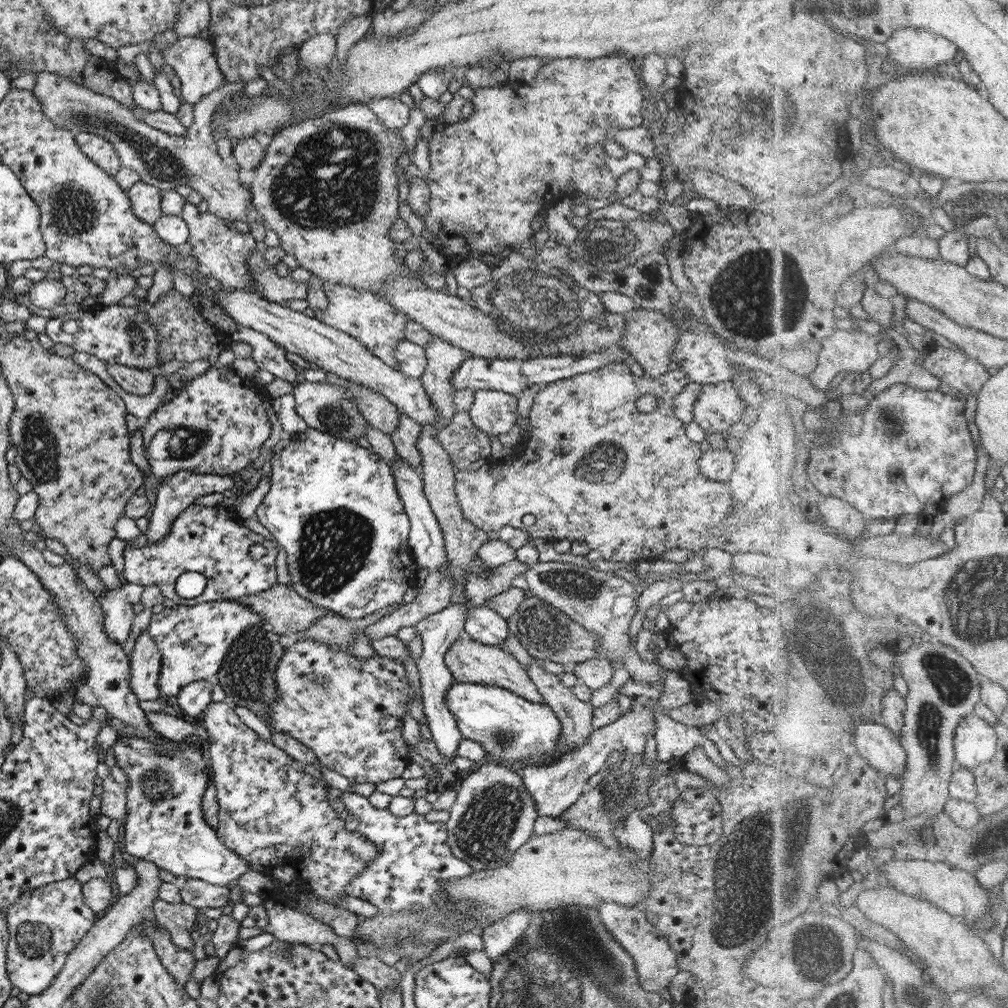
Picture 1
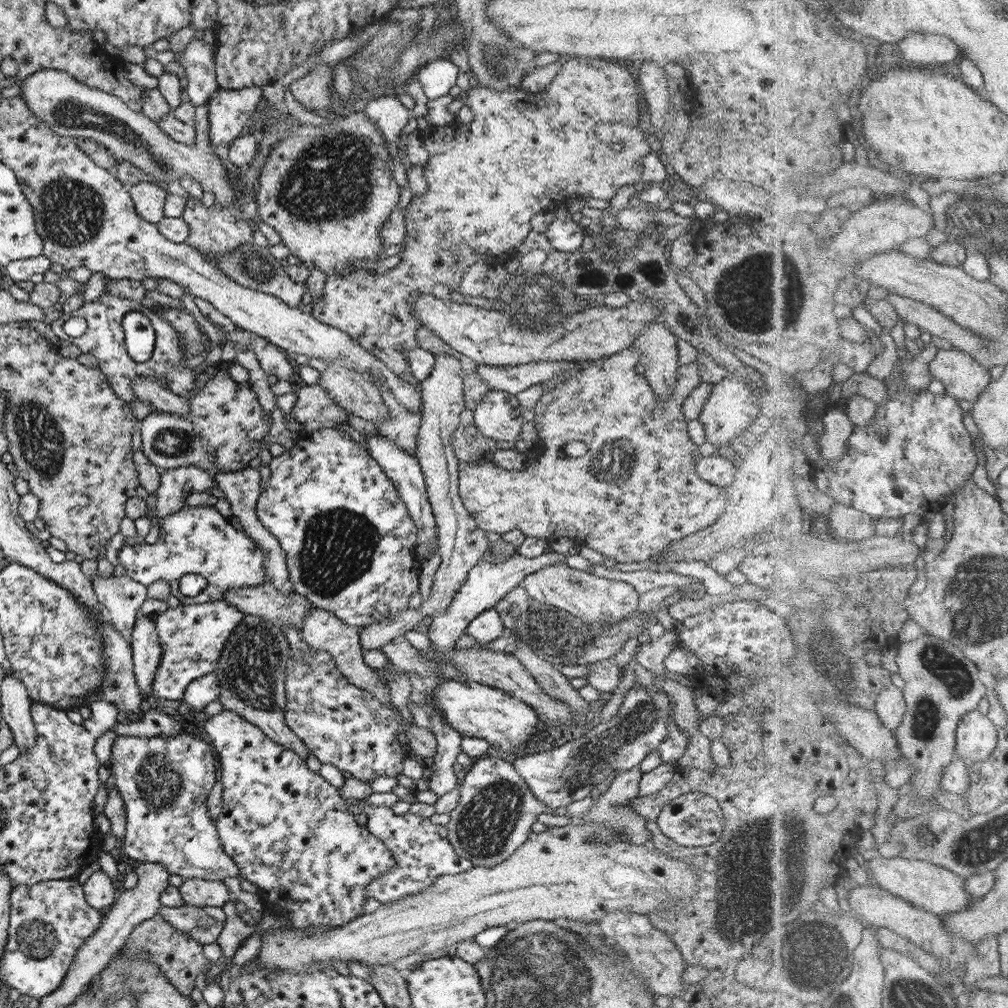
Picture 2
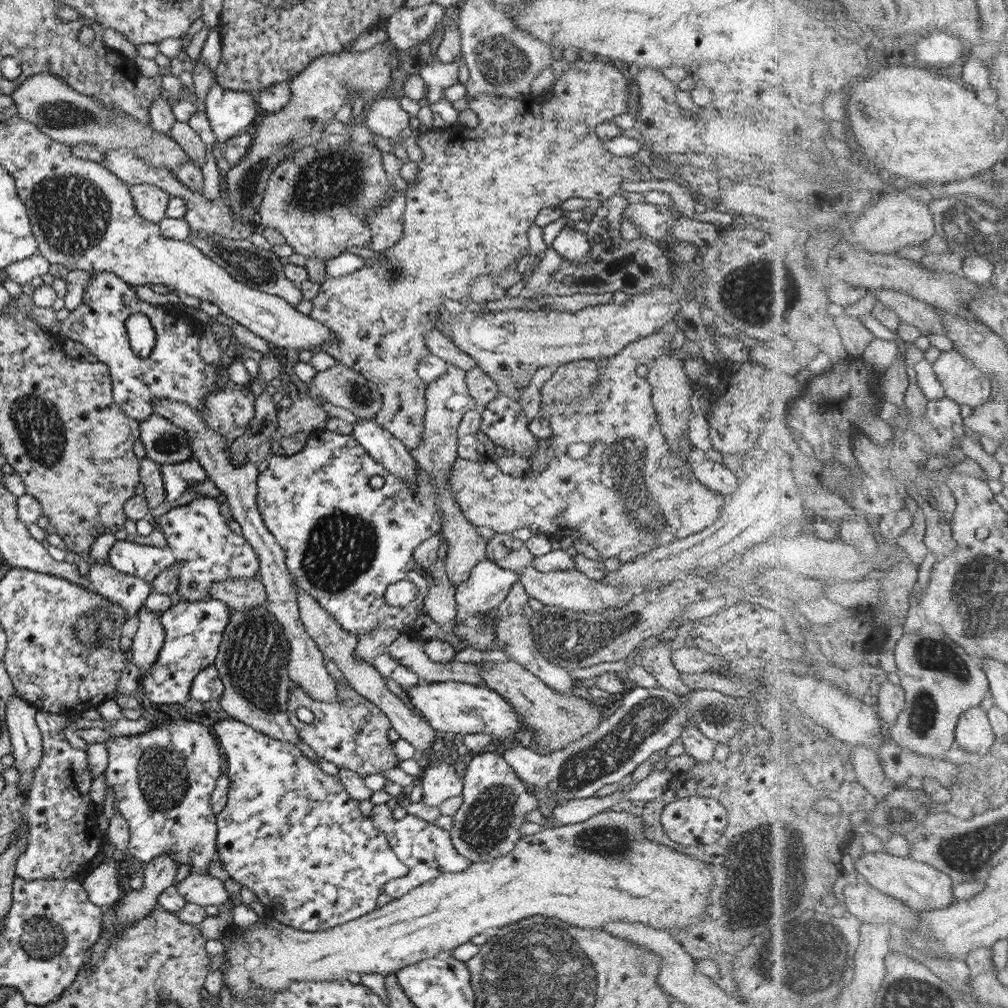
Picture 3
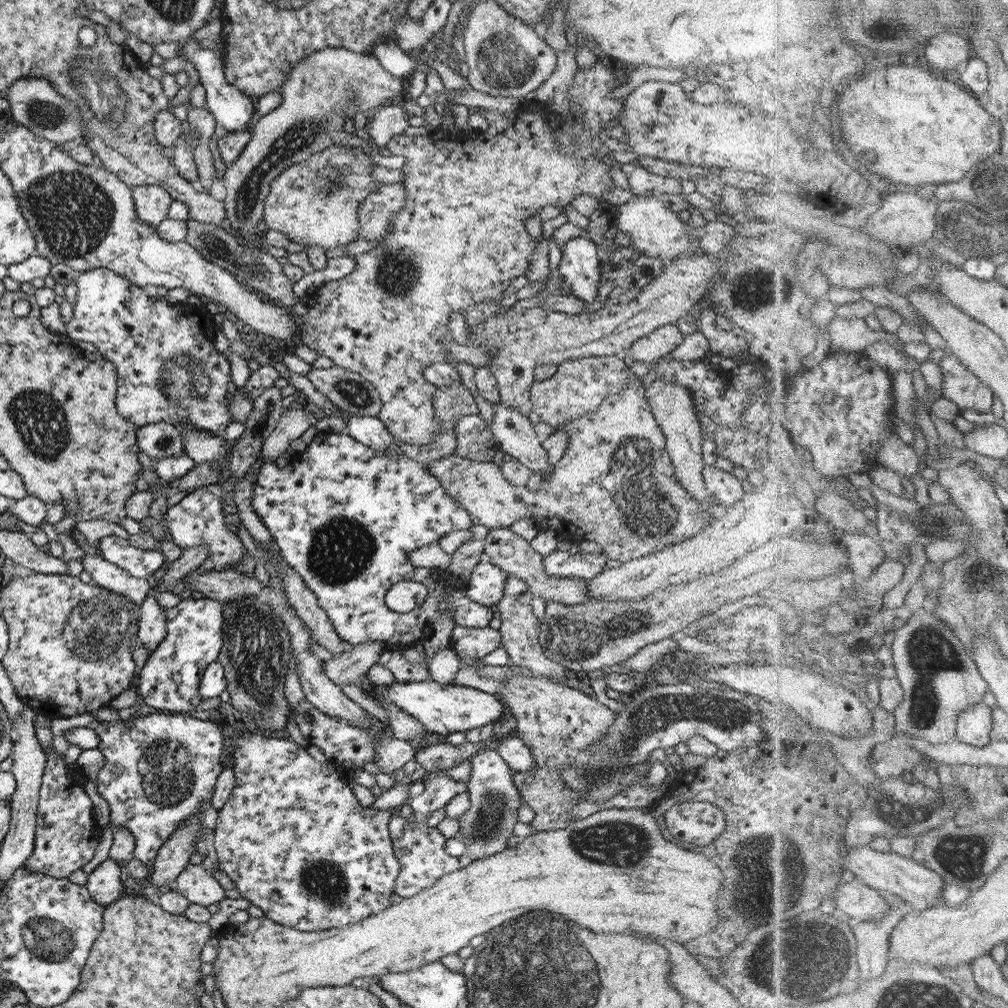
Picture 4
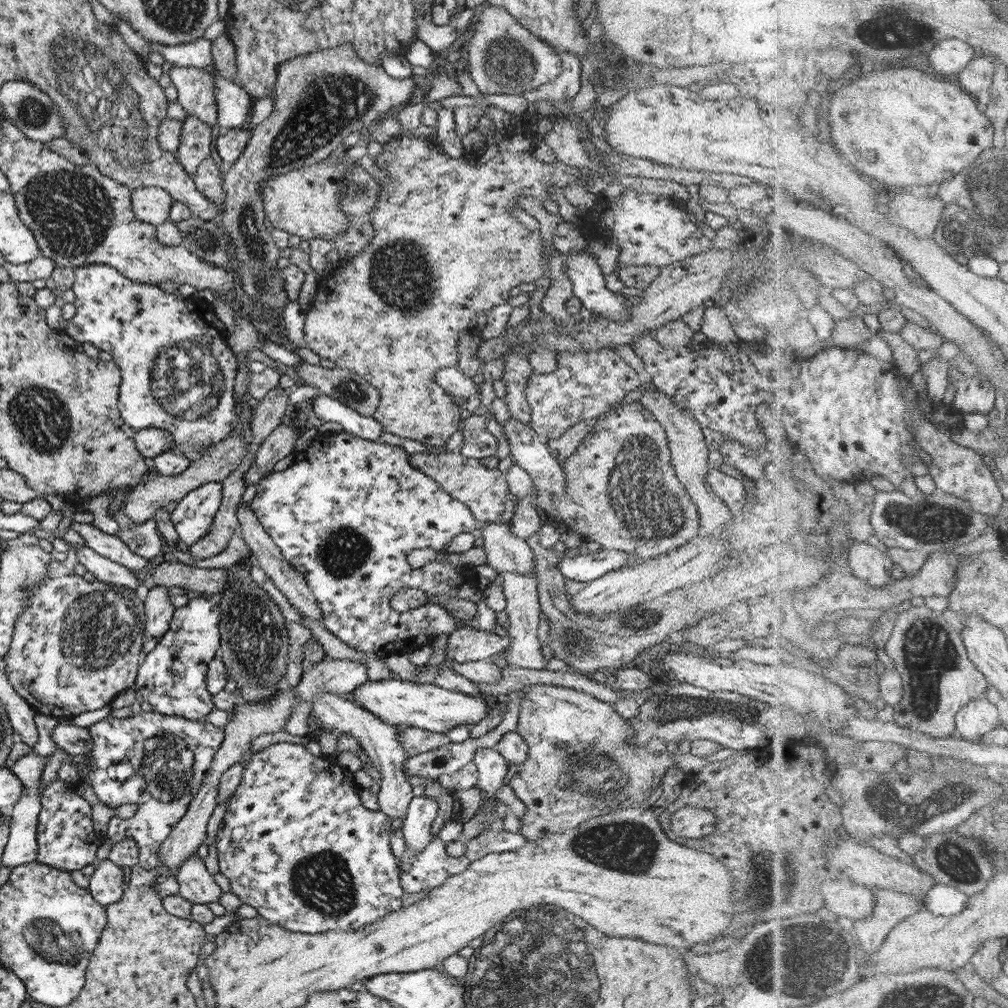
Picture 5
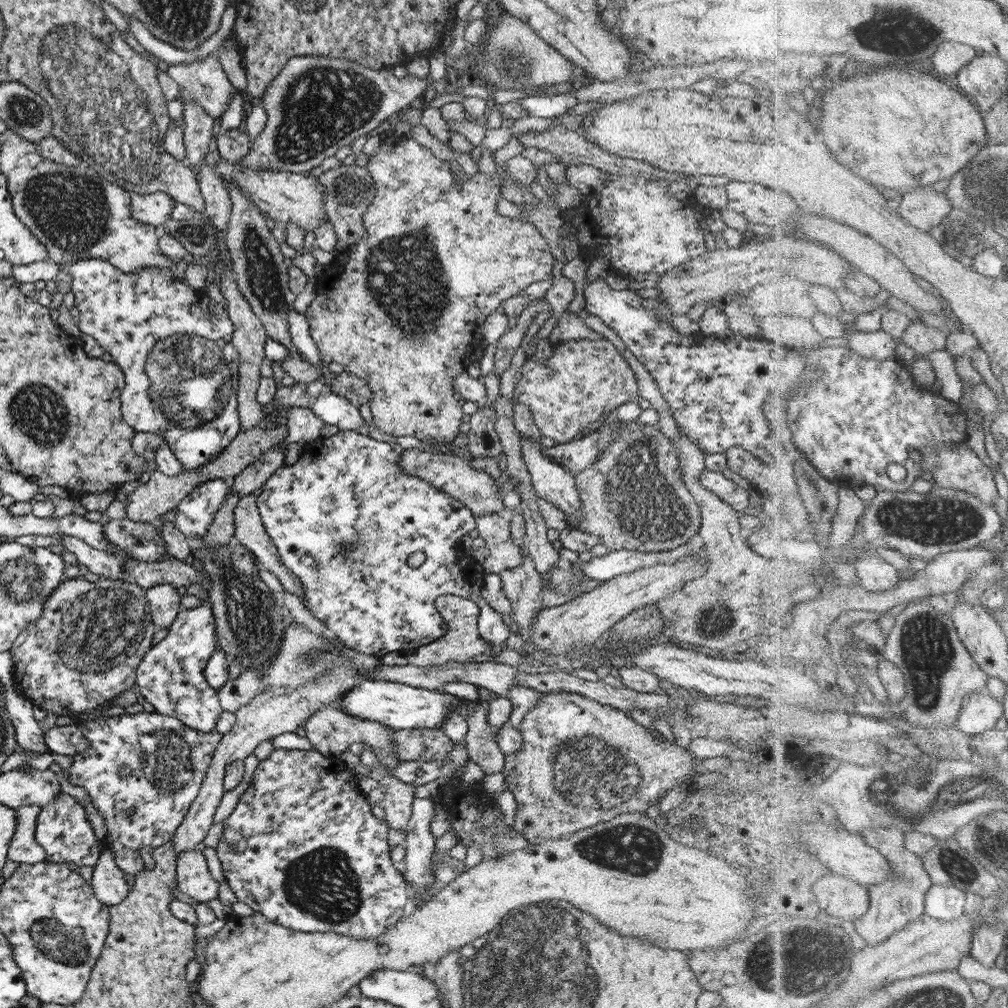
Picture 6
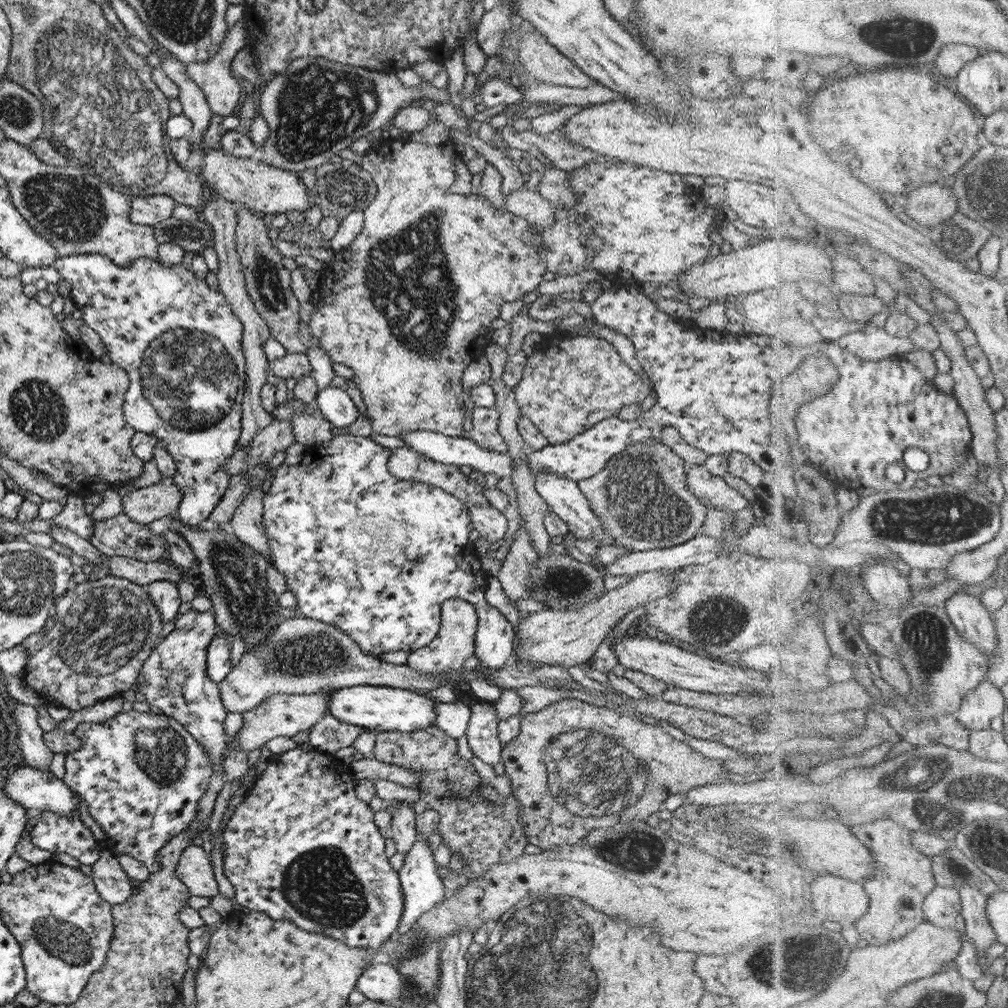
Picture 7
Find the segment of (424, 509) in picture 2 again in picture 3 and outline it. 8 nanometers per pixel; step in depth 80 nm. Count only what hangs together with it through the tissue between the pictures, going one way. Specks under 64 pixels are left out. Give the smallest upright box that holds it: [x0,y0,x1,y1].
[351,419,418,485]

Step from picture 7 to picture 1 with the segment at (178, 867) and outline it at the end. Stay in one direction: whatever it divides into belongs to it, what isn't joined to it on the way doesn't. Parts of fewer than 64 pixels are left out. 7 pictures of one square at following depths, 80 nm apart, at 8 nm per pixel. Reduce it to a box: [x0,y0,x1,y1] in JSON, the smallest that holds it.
[178,878,229,908]

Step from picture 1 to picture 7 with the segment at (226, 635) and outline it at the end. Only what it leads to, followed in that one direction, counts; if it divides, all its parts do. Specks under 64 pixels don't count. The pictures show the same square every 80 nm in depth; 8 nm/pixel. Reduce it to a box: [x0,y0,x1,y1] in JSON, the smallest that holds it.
[137,608,226,771]

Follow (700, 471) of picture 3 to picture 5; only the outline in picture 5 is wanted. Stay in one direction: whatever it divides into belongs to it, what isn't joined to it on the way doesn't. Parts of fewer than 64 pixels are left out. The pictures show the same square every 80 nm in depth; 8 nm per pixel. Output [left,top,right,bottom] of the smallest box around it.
[705,468,746,510]

